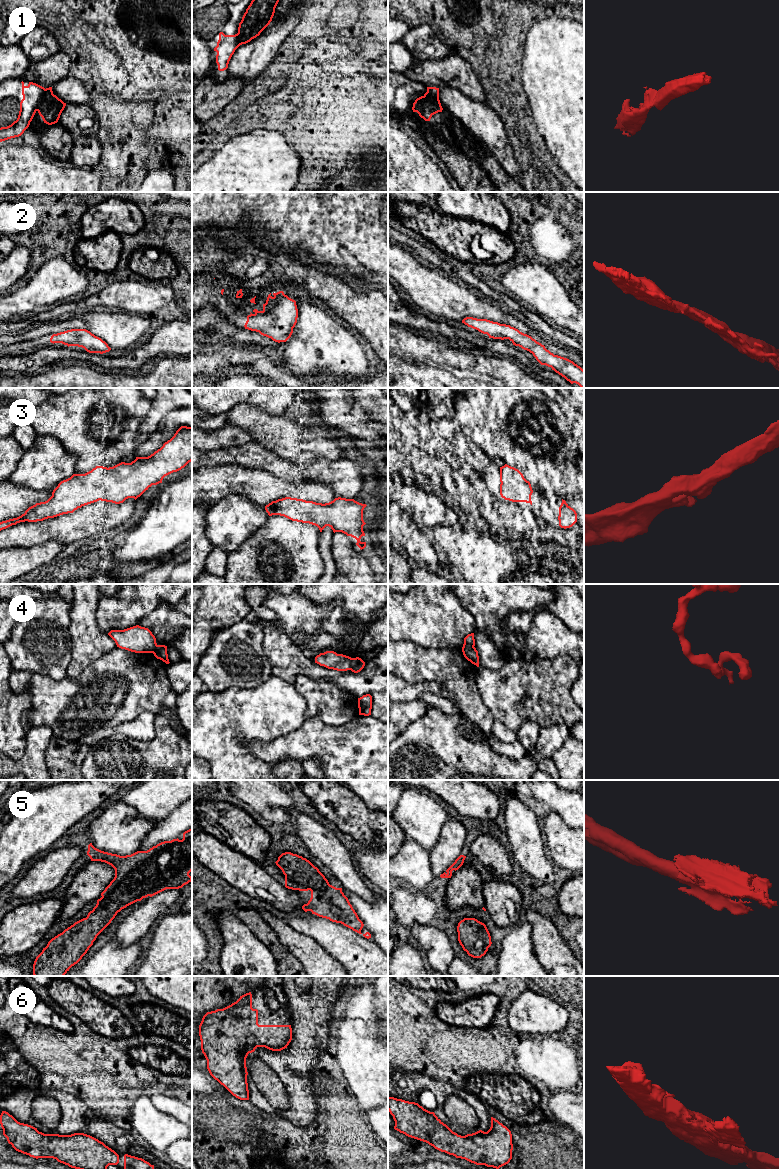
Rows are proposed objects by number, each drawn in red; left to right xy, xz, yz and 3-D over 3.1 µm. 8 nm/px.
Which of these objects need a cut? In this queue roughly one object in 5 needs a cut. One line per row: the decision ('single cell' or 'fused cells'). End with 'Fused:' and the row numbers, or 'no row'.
1: fused cells
2: single cell
3: single cell
4: fused cells
5: single cell
6: single cell
Fused: 1, 4

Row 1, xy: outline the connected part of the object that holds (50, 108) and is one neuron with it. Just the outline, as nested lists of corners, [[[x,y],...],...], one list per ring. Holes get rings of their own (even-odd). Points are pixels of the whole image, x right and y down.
[[[52,87],[46,88],[40,101],[38,113],[44,123],[52,125],[58,122],[66,103],[53,94]]]

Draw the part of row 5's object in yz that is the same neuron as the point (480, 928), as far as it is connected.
[[[464,918],[457,926],[458,941],[463,950],[473,958],[481,958],[491,946],[491,936],[486,925],[475,918]]]

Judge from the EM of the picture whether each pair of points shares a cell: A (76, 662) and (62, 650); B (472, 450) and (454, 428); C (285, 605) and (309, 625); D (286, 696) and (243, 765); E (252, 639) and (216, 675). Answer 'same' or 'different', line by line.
A: different
B: same
C: same
D: same
E: same

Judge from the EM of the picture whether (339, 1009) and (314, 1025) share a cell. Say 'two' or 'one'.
two

